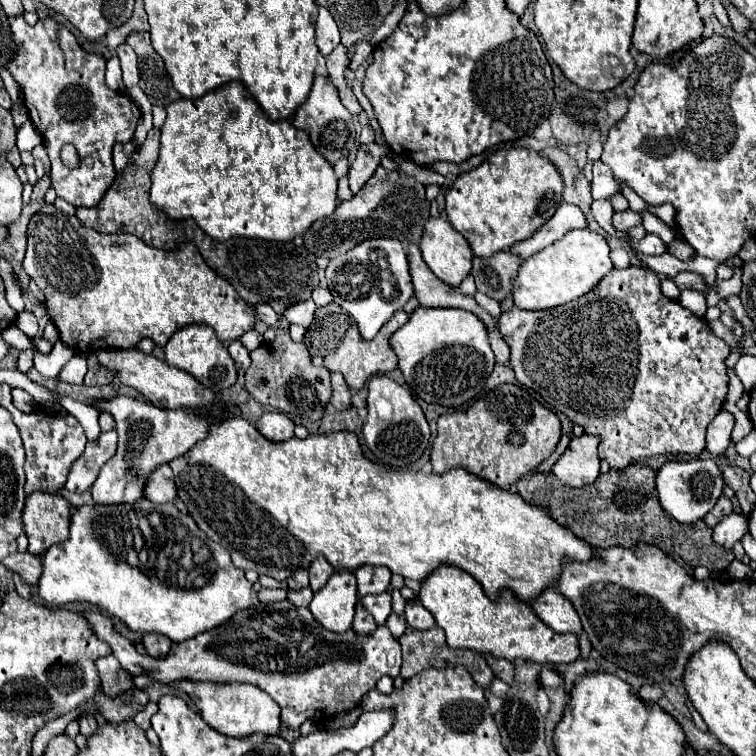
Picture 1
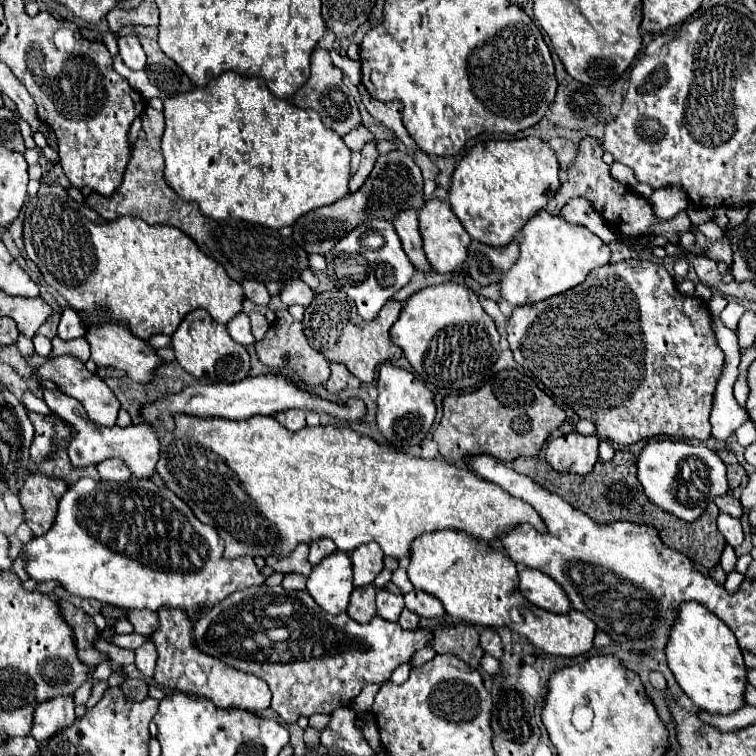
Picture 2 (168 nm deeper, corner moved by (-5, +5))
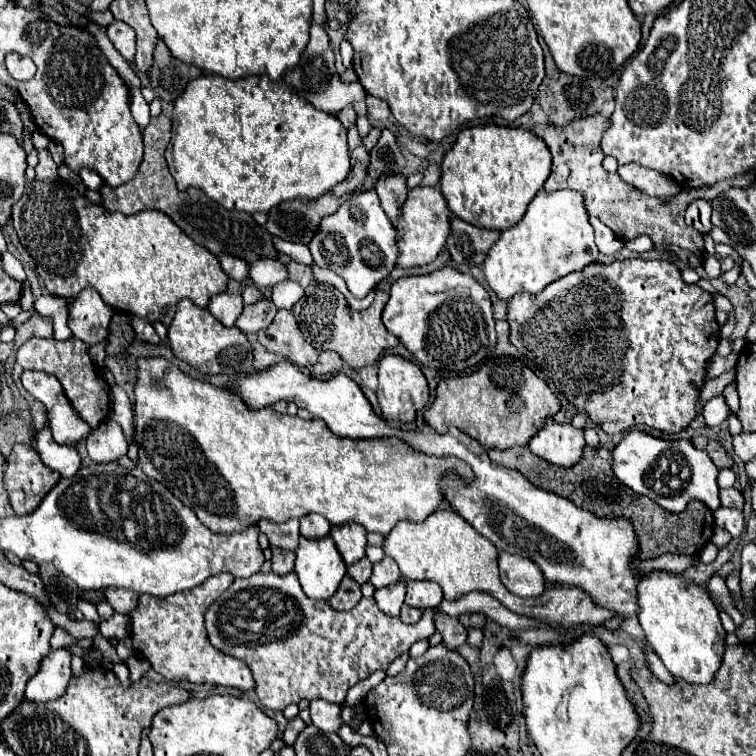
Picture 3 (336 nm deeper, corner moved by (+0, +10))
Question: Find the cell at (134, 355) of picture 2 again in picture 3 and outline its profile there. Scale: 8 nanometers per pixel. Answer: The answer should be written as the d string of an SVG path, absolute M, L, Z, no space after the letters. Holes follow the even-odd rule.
M83 288L75 296L73 304L75 306L67 318L67 326L71 328L73 336L89 346L105 340L105 336L109 336L109 320L113 310L105 306L97 290Z

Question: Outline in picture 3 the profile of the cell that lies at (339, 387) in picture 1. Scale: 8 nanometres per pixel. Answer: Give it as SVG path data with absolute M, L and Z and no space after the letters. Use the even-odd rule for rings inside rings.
M321 352L319 360L313 364L313 376L329 376L339 372L343 366L343 360L337 352Z

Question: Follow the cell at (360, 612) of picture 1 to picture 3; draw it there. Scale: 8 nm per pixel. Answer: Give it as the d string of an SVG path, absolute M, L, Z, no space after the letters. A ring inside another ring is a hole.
M345 576L341 580L339 590L327 600L327 604L333 610L351 610L359 600L361 600L361 586L353 578Z

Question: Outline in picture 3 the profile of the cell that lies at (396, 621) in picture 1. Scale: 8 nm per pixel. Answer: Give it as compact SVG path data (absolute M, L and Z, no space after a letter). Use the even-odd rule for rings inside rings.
M407 604L401 608L401 620L403 620L405 624L417 624L419 618L421 618L421 614L423 614L423 610L419 610L419 608L409 608Z

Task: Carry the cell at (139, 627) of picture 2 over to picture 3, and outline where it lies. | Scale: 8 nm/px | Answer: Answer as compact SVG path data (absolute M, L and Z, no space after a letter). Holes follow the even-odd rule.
M105 588L105 600L113 606L115 612L127 616L127 612L137 604L137 594L123 588Z

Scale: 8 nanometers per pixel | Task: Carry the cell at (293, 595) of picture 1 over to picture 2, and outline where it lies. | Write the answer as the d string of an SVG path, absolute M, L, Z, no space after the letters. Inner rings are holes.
M284 575L284 583L282 587L286 587L288 591L306 591L306 577L304 575Z

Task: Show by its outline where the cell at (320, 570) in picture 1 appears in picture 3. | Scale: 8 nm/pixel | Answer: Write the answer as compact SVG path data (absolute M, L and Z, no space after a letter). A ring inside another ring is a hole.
M305 514L301 518L301 534L311 538L325 538L329 534L329 522L321 514Z

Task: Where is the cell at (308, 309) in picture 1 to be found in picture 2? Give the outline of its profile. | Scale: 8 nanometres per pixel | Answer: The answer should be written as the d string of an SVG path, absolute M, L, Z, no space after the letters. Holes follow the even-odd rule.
M294 279L294 283L290 283L290 287L282 289L282 303L284 305L302 305L308 307L314 301L314 291L300 279Z

